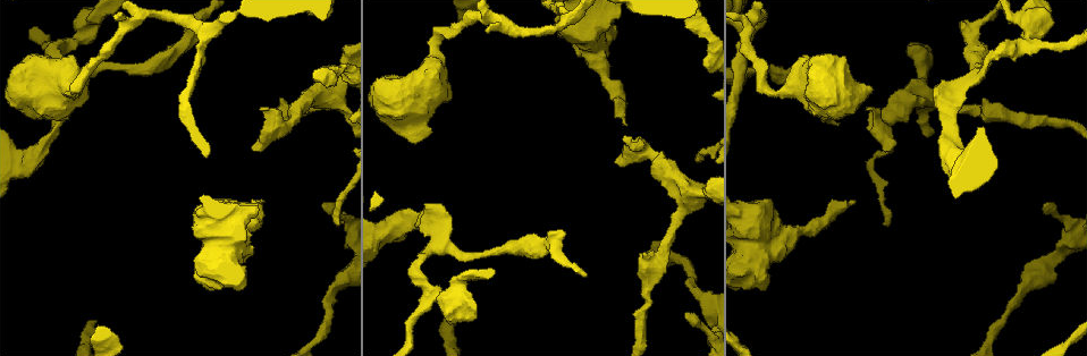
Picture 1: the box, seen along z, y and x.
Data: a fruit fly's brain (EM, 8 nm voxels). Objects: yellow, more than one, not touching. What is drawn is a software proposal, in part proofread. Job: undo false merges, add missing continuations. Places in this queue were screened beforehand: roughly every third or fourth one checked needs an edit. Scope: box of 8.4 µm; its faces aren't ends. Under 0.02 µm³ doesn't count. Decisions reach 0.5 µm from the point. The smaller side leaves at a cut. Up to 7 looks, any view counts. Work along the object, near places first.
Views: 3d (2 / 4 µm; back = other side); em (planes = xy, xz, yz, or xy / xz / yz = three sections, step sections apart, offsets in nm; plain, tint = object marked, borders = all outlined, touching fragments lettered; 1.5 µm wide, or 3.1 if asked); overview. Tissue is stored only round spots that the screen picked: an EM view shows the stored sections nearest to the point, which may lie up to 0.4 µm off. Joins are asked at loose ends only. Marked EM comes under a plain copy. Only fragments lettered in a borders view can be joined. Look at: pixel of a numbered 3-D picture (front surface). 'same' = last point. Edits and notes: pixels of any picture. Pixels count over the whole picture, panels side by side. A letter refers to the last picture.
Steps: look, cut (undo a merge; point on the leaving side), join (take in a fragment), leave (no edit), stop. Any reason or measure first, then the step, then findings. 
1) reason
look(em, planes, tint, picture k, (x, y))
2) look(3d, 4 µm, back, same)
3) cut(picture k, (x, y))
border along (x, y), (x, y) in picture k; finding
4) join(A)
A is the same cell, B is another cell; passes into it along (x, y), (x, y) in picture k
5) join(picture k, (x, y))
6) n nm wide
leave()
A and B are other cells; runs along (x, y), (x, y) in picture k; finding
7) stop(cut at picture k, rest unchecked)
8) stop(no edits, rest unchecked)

thick end
look(3d, 4 µm, picture 1, (431, 133))

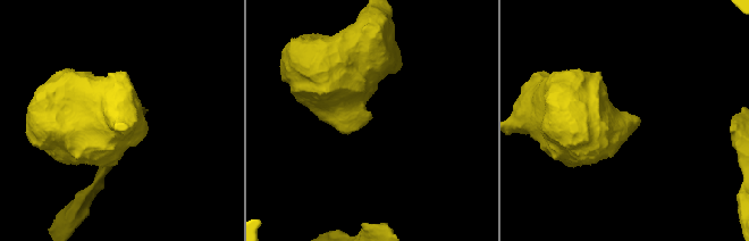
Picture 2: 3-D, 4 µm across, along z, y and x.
need the tissue
look(em, planes, borders, picture 2, (369, 118))

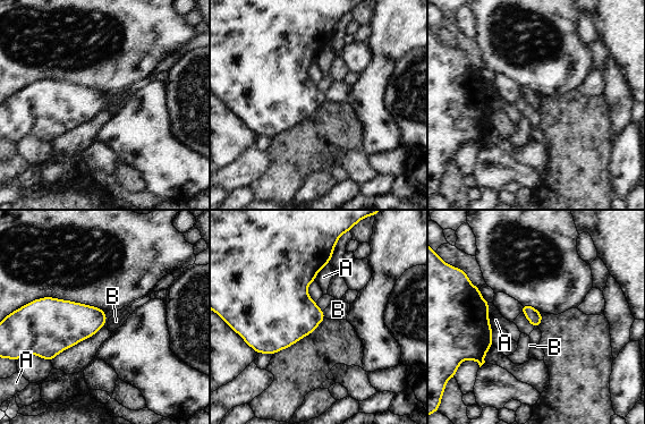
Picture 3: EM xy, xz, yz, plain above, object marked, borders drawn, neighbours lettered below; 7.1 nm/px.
leave()
A and B are other cells; none of them fits

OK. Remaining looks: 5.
three arms meet
look(em, planes, borders, picture 1, (89, 82))

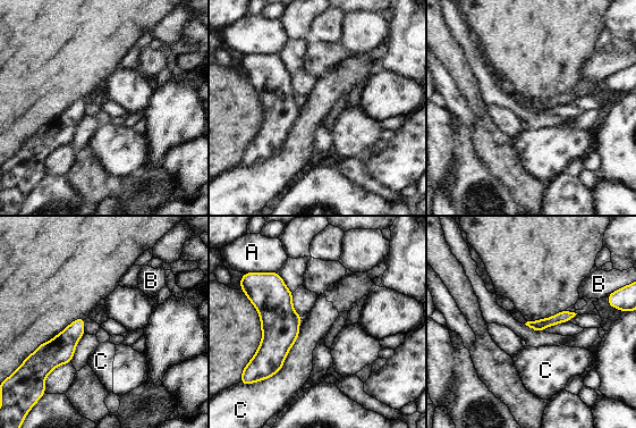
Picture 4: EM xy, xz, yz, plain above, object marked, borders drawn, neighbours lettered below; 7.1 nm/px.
leave()
A, B and C are other cells; none of them fits

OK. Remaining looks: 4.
an open end
look(em, planes, borders, picture 1, (616, 159))

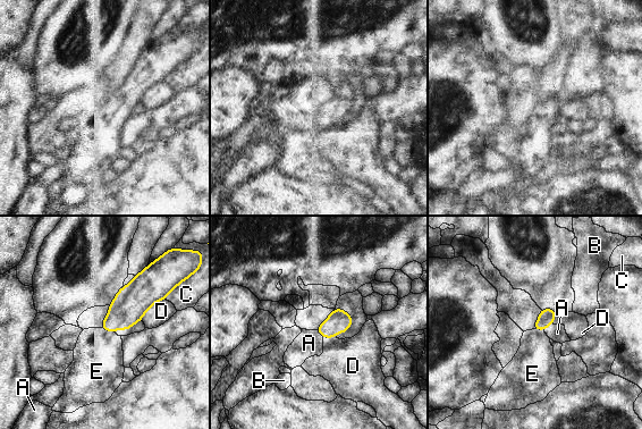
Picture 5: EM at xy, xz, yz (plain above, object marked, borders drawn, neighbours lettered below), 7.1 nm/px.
join(E)
E is the same cell, A, B, C and D are other cells; passes into it along (131, 303), (108, 329), (98, 362) in picture 5; it goes on there

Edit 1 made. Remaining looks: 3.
stop(join at picture 5, rest unchecked)

